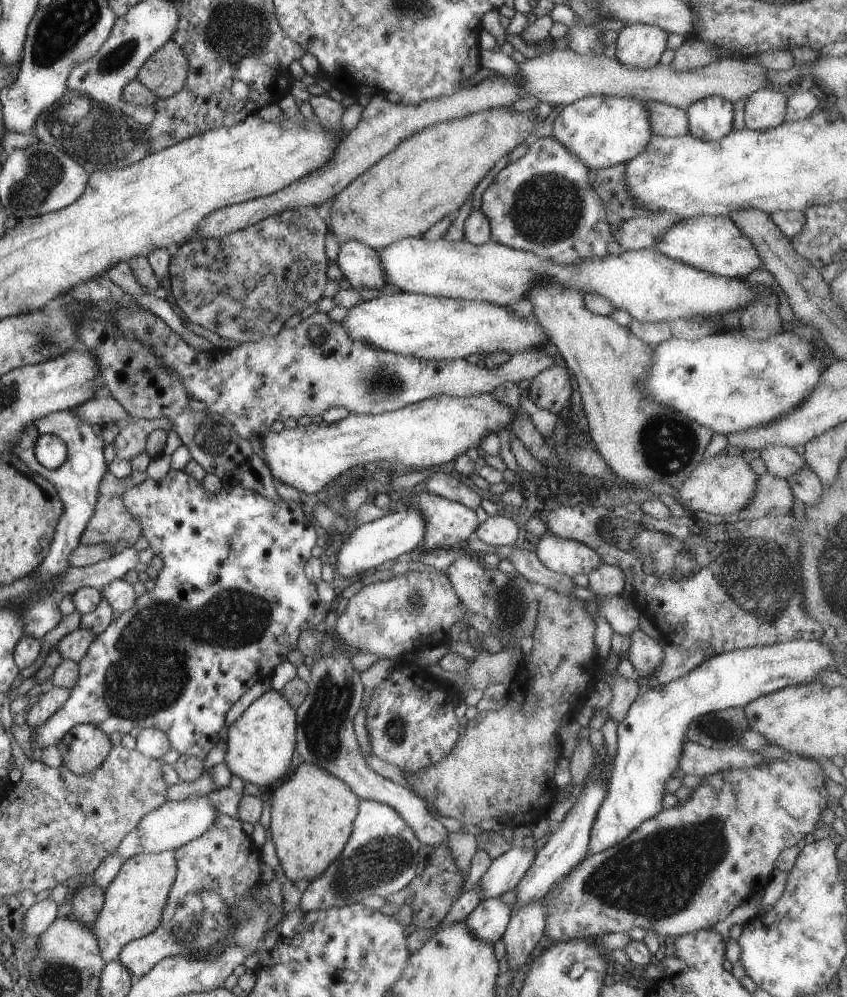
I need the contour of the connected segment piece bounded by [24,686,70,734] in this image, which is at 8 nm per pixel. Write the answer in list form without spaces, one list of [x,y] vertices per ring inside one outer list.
[[[52,686],[49,690],[41,694],[41,698],[31,704],[31,708],[27,708],[24,712],[24,718],[27,726],[31,728],[31,734],[44,724],[45,720],[49,718],[57,710],[61,708],[61,704],[67,700],[70,689],[61,686]]]

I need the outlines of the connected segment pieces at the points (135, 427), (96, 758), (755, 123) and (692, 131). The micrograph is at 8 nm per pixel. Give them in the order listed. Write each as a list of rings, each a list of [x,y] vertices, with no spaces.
[[[134,419],[127,422],[126,426],[119,429],[112,446],[115,457],[131,460],[145,450],[145,441],[150,432],[161,429],[159,419]]]
[[[75,724],[56,744],[62,765],[81,776],[95,770],[111,750],[108,734],[89,724]]]
[[[765,84],[753,92],[743,106],[744,127],[749,130],[775,128],[784,121],[788,90]]]
[[[708,96],[693,102],[685,111],[687,134],[697,140],[719,140],[732,130],[733,105],[721,96]]]

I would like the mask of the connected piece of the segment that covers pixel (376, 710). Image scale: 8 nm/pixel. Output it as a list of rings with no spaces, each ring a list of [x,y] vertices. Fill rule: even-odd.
[[[401,664],[394,666],[386,678],[383,678],[371,694],[367,709],[365,710],[364,728],[370,744],[370,752],[389,764],[400,768],[405,774],[415,776],[427,766],[445,758],[458,738],[460,728],[458,718],[453,713],[460,703],[458,690],[446,682],[435,679],[425,667],[414,664]]]

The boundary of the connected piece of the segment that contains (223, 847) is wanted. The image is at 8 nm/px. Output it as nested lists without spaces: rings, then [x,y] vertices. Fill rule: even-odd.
[[[217,812],[209,828],[194,837],[193,840],[177,847],[174,850],[176,860],[176,875],[173,879],[167,900],[165,900],[164,911],[161,912],[159,926],[142,936],[131,940],[121,948],[118,956],[119,964],[125,970],[129,970],[133,980],[141,978],[154,964],[167,956],[193,956],[201,957],[207,954],[215,955],[223,952],[230,944],[231,918],[229,908],[237,906],[241,896],[251,890],[255,884],[261,882],[259,874],[260,852],[250,835],[243,832],[241,822],[225,814]]]

